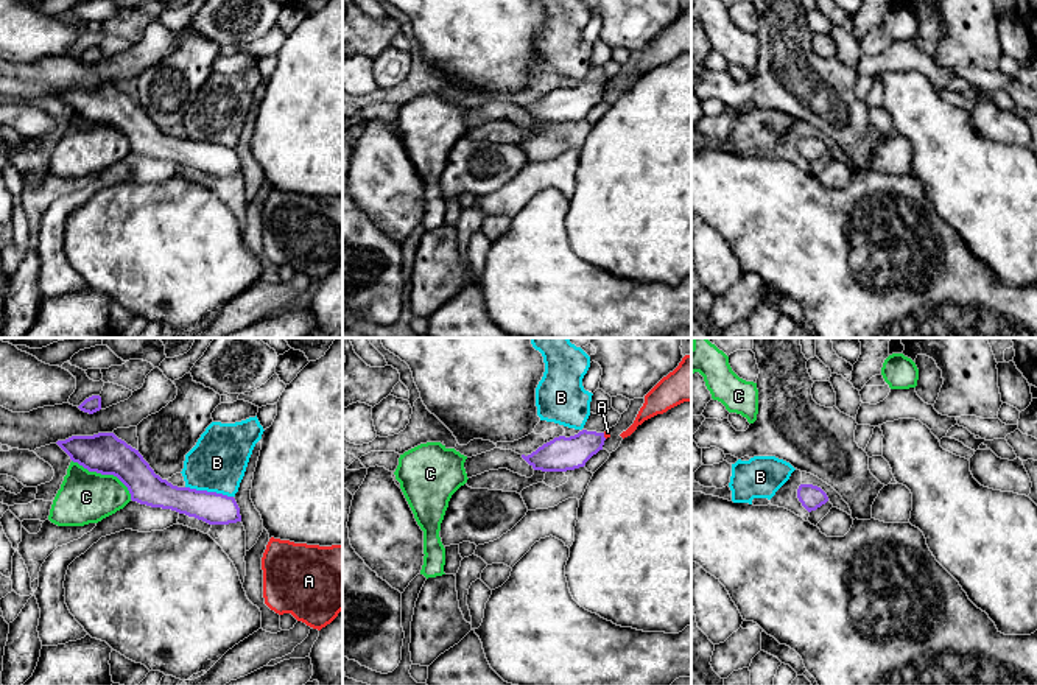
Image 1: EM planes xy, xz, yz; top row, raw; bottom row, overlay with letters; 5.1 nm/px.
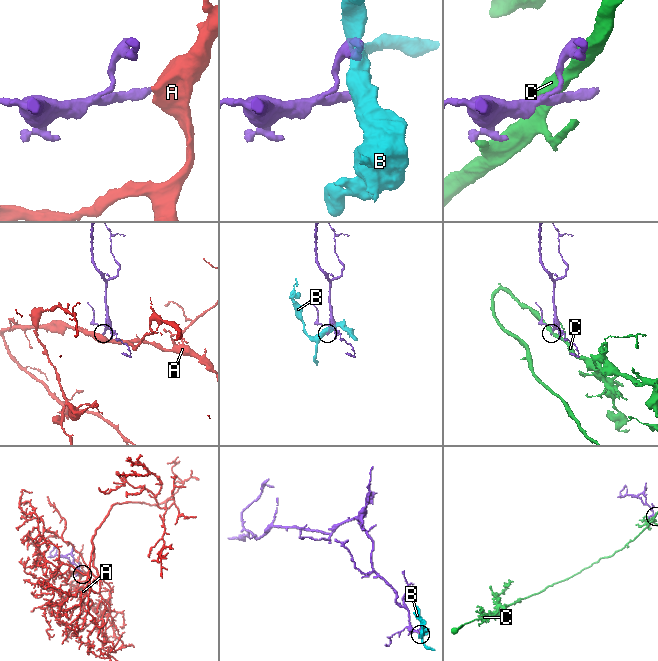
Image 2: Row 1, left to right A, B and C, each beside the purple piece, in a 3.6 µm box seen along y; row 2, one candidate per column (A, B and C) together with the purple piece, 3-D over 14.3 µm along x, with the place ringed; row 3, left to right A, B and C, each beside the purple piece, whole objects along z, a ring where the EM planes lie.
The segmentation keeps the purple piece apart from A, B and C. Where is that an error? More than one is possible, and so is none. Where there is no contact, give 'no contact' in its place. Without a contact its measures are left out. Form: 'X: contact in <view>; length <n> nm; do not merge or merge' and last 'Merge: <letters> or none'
A: contact in xz; length 40 nm; merge
B: contact in xy; length 260 nm; do not merge
C: contact in xy; length 380 nm; do not merge
Merge: A

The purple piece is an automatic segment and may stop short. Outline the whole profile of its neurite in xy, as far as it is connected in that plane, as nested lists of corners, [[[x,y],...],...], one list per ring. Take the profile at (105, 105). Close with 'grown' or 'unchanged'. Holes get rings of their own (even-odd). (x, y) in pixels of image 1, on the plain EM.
[[[114,84],[72,87],[56,95],[89,123],[117,128],[128,139],[132,153],[171,160],[209,176],[241,173],[234,148],[173,137],[154,125],[139,101]]]; unchanged

